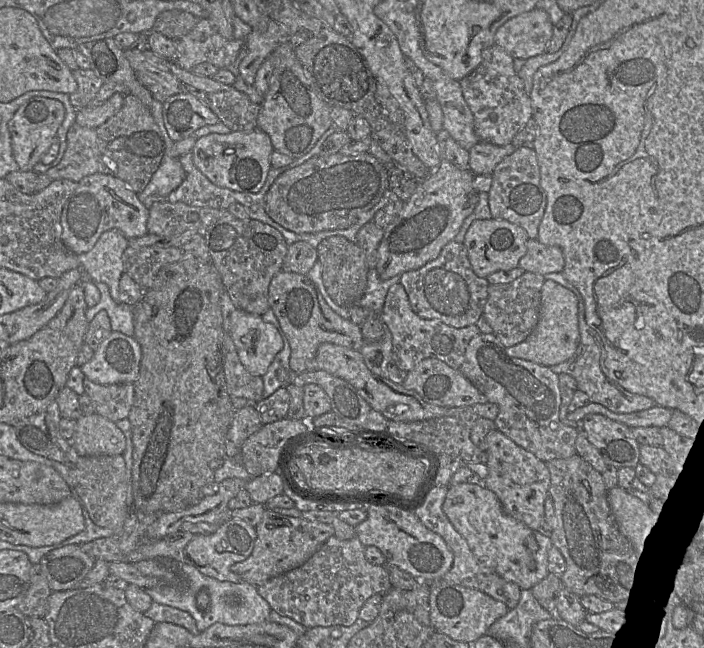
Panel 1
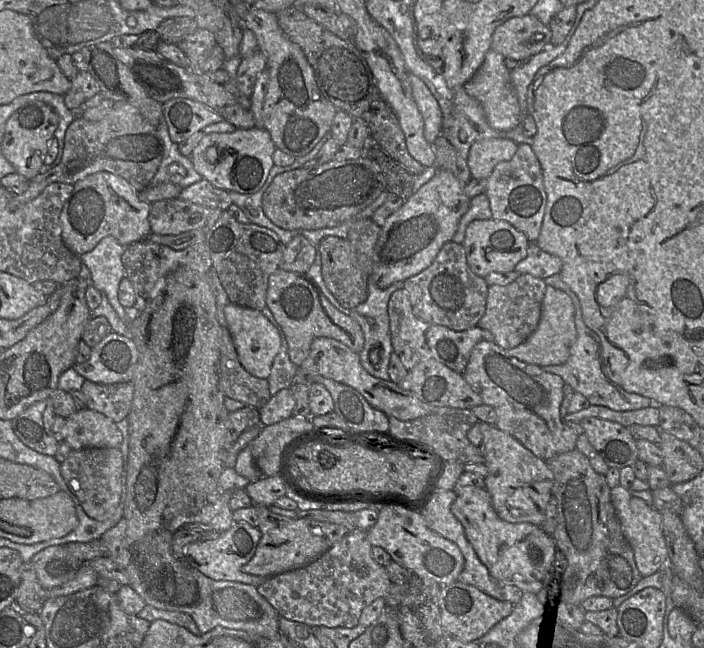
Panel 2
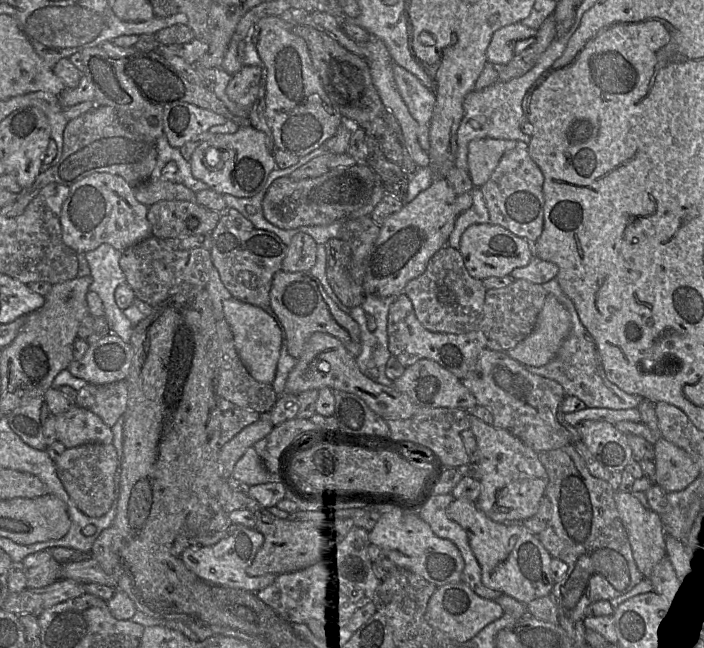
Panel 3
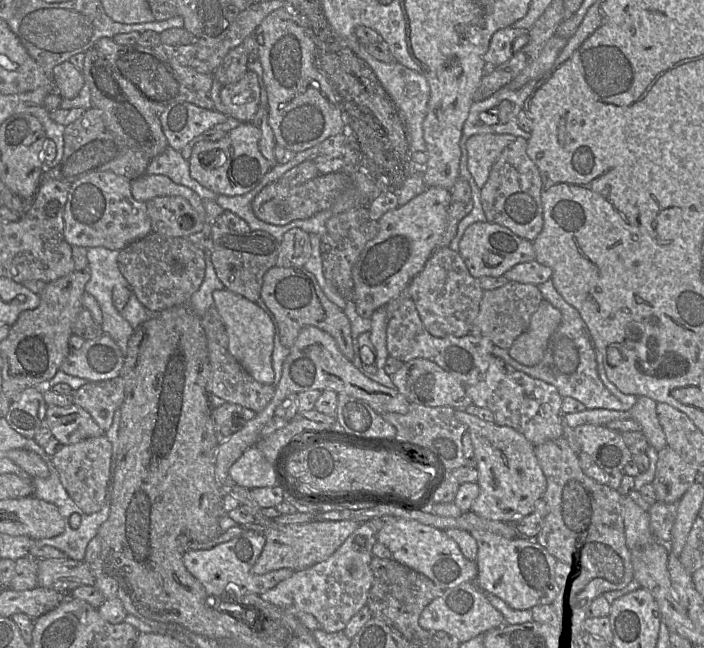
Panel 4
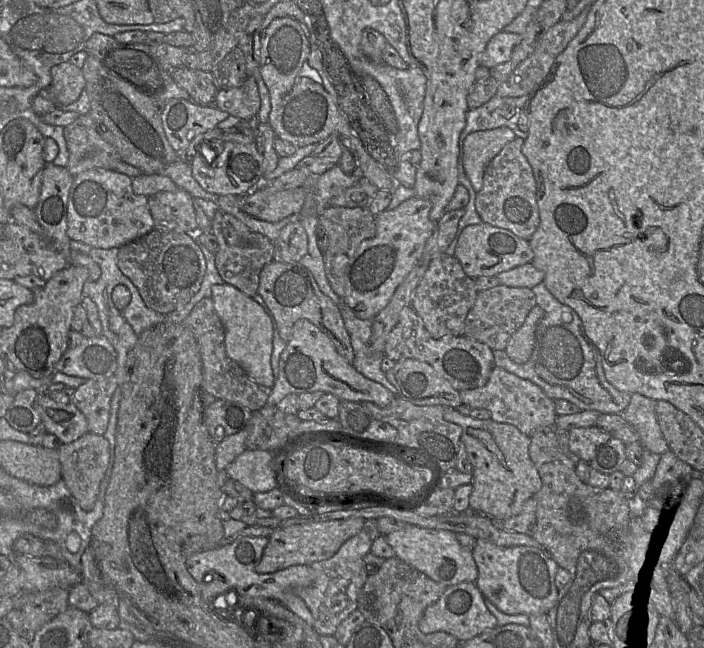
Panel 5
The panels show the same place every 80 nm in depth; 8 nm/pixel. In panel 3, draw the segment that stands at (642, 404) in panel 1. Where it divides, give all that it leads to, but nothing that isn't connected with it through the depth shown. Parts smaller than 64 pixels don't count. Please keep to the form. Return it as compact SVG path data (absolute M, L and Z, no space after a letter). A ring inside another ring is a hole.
M556 277L543 283L542 286L548 294L555 296L569 311L571 329L562 342L556 356L550 362L539 367L525 367L534 374L557 381L563 387L566 395L577 396L587 407L611 409L636 408L643 400L643 397L638 394L624 392L606 377L596 345L590 333L580 321L574 303L563 292Z

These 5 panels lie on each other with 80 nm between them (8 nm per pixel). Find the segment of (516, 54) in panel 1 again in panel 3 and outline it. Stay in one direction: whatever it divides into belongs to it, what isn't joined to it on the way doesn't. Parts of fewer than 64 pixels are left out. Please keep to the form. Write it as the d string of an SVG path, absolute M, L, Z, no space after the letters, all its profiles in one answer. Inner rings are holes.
M521 22L513 23L496 30L486 51L487 61L494 65L509 63L515 54L515 43L518 40L535 37L537 30L523 25Z

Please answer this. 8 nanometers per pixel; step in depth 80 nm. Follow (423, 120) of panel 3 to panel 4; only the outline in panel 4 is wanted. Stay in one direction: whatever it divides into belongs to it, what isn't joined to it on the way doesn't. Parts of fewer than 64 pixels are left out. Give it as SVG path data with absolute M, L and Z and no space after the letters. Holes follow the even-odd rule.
M358 41L359 50L354 51L374 72L381 86L393 102L404 124L409 152L426 152L426 144L423 138L422 123L427 112L427 103L430 88L427 80L416 71L413 71L398 62L386 63L379 61L368 54L364 46Z

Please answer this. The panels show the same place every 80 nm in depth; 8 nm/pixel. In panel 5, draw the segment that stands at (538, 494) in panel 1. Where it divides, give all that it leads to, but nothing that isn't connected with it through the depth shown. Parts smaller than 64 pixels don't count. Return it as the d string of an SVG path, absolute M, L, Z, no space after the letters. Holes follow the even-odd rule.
M445 407L443 418L462 428L461 442L472 465L470 510L493 520L519 514L525 502L542 487L539 472L529 455L530 436L512 424L465 416L452 407Z

